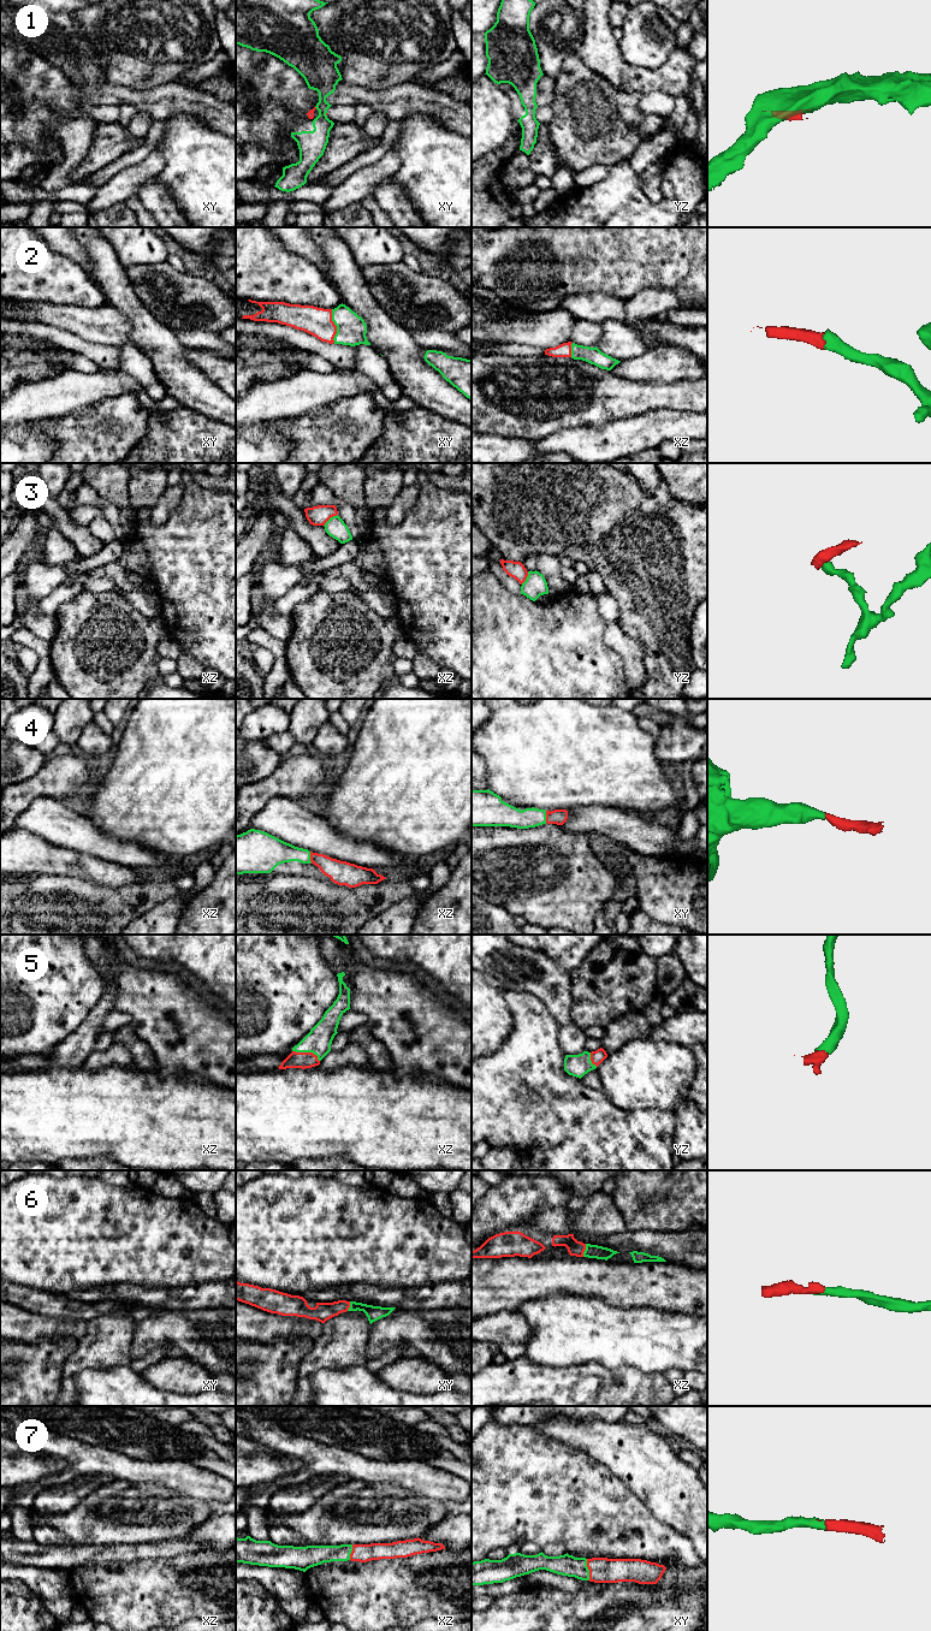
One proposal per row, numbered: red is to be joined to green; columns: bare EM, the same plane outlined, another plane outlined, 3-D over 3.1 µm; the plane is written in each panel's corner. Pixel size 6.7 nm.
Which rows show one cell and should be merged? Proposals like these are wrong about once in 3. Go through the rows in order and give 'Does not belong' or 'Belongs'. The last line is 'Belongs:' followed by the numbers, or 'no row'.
1: Does not belong
2: Belongs
3: Does not belong
4: Belongs
5: Belongs
6: Belongs
7: Belongs
Belongs: 2, 4, 5, 6, 7

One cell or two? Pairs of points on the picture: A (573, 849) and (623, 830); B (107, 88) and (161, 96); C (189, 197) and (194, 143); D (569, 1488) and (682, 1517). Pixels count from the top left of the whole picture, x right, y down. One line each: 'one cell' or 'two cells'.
A: two cells
B: one cell
C: one cell
D: two cells

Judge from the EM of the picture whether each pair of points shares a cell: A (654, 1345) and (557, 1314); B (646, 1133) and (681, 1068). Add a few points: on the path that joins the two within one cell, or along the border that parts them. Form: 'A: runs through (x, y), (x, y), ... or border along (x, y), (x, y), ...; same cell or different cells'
A: runs through (630, 1336), (611, 1336), (581, 1329); same cell
B: border along (674, 1110), (647, 1108), (632, 1111); different cells

